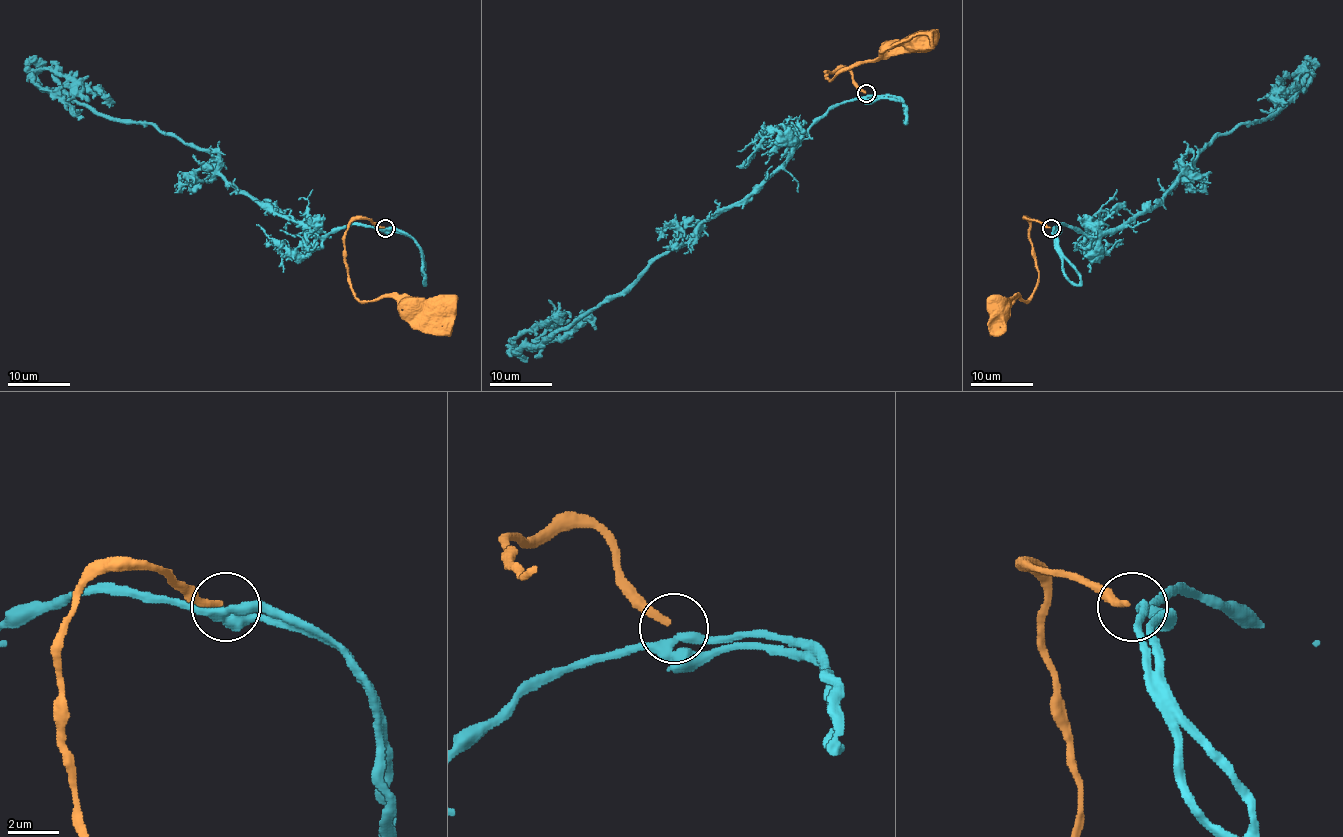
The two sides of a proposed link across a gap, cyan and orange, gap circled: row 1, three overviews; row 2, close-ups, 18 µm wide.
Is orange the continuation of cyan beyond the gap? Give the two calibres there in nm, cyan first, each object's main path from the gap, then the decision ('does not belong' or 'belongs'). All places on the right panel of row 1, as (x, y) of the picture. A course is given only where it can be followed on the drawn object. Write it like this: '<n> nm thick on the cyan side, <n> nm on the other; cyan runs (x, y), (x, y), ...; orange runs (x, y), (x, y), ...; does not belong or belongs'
300 nm thick on the cyan side, 280 nm on the other; cyan runs (1052, 227), (1114, 232), (1151, 208), (1211, 141), (1273, 115), (1303, 76), (1278, 95), (1287, 102); orange runs (1050, 227), (1027, 218), (1038, 285), (1027, 300), (1005, 297), (995, 310); belongs

